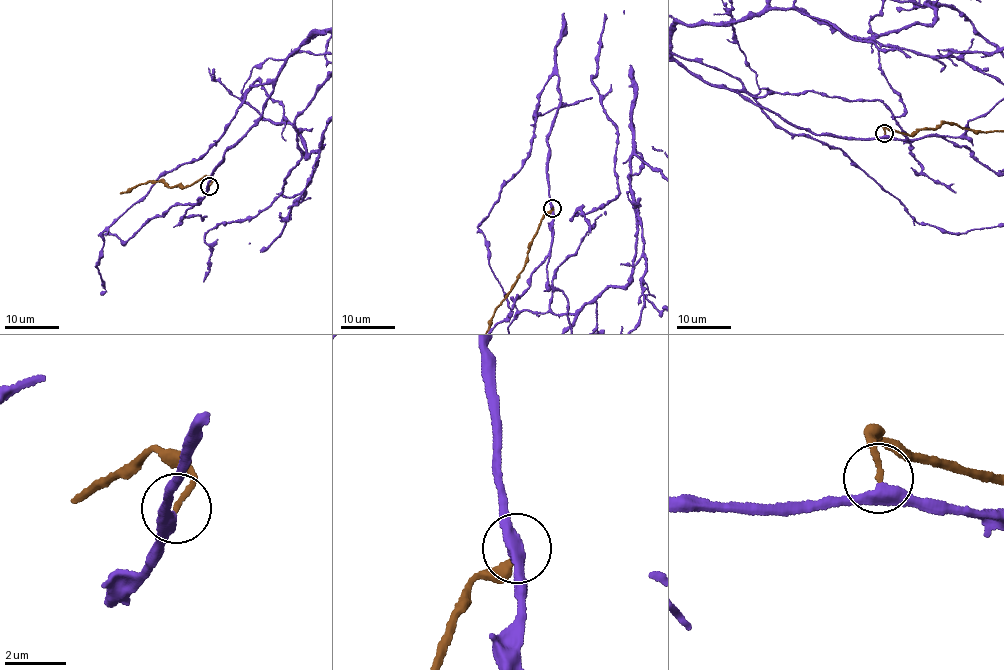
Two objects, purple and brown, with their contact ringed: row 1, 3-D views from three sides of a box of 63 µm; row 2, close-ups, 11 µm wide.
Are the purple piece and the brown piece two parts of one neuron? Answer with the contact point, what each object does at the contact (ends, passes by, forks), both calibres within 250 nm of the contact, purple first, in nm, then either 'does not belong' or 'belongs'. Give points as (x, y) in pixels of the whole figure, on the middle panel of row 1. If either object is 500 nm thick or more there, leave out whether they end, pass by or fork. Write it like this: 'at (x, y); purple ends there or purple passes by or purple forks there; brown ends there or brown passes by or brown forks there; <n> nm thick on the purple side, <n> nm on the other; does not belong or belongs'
at (552, 208); purple passes by; brown ends there; 380 nm thick on the purple side, 180 nm on the other; belongs

